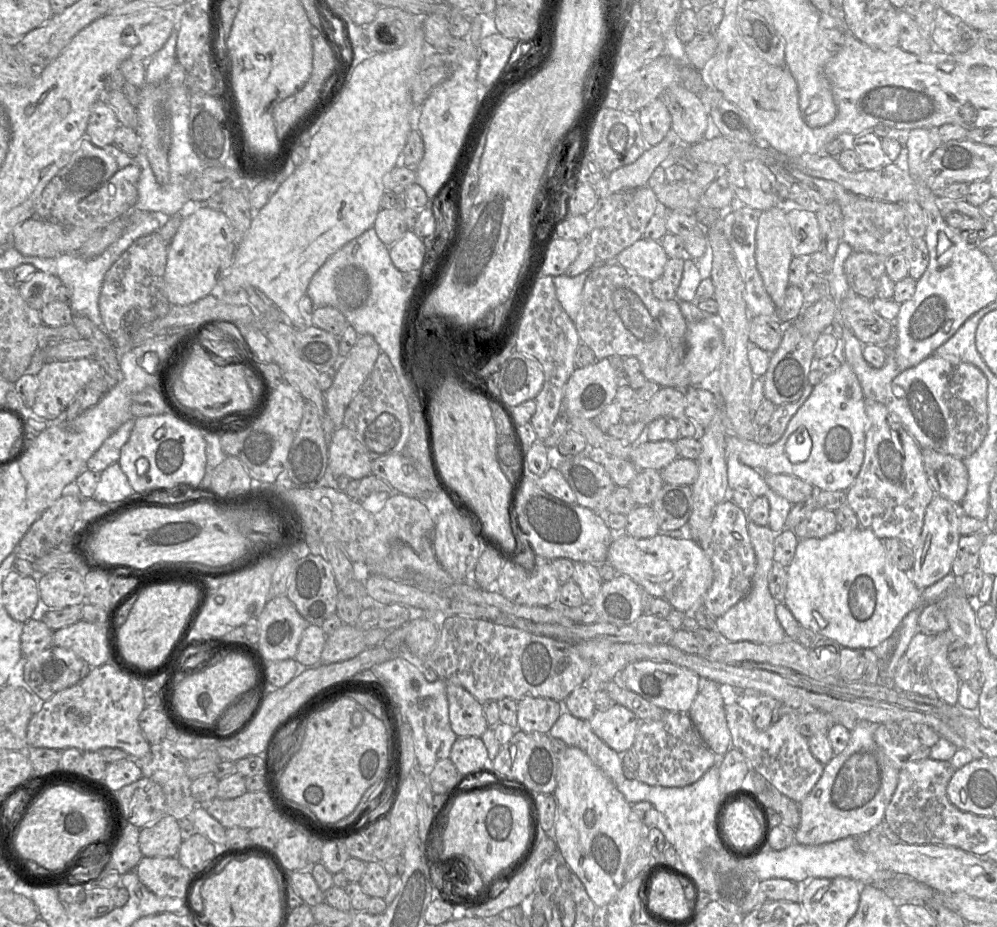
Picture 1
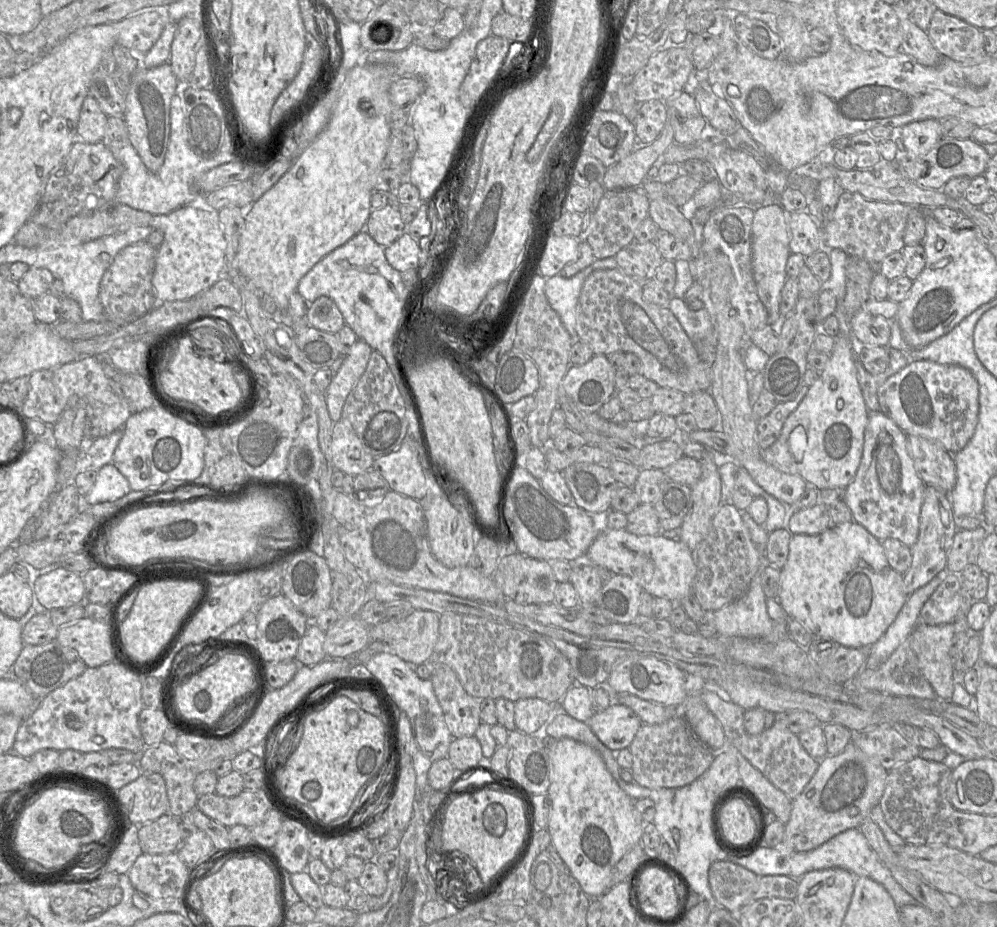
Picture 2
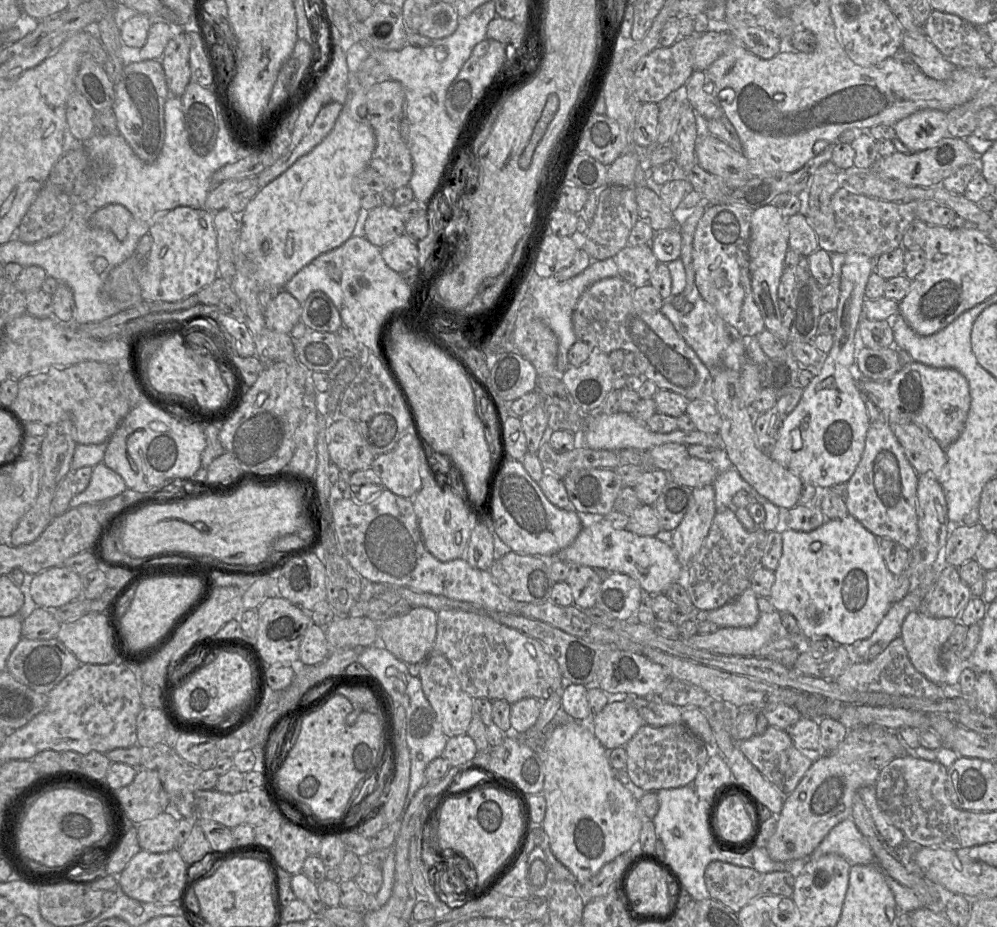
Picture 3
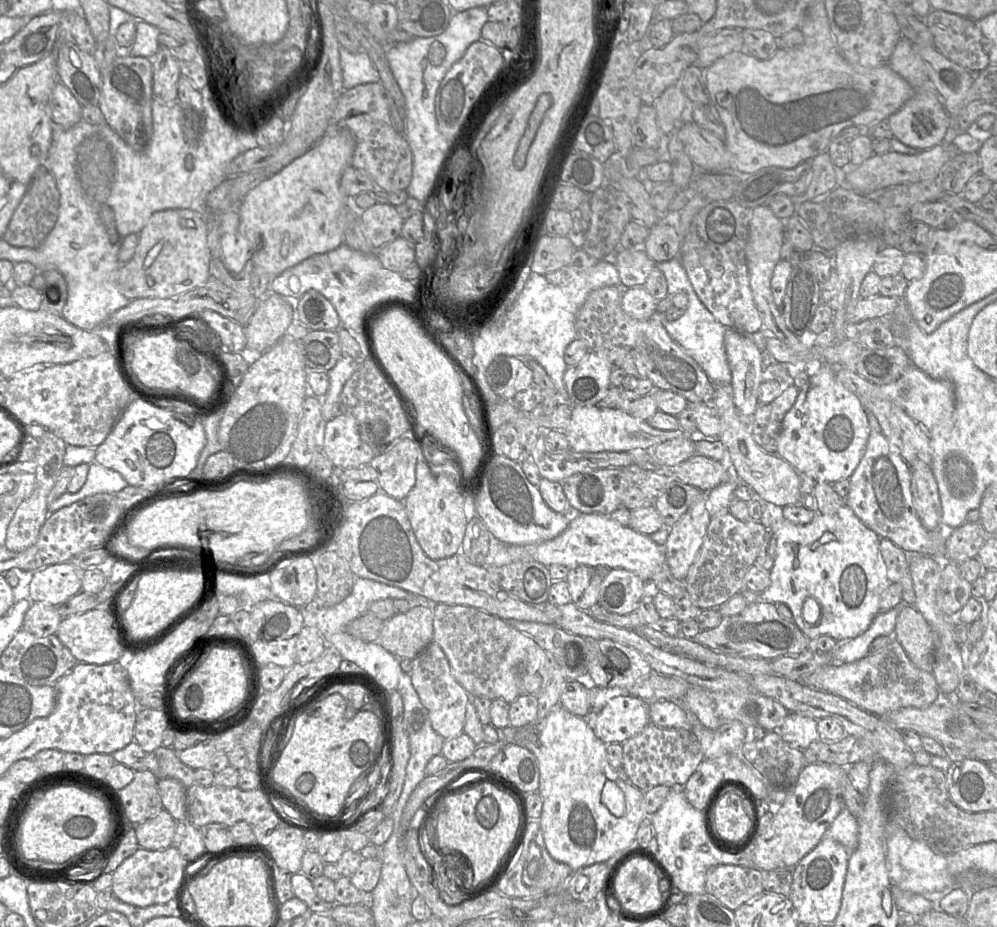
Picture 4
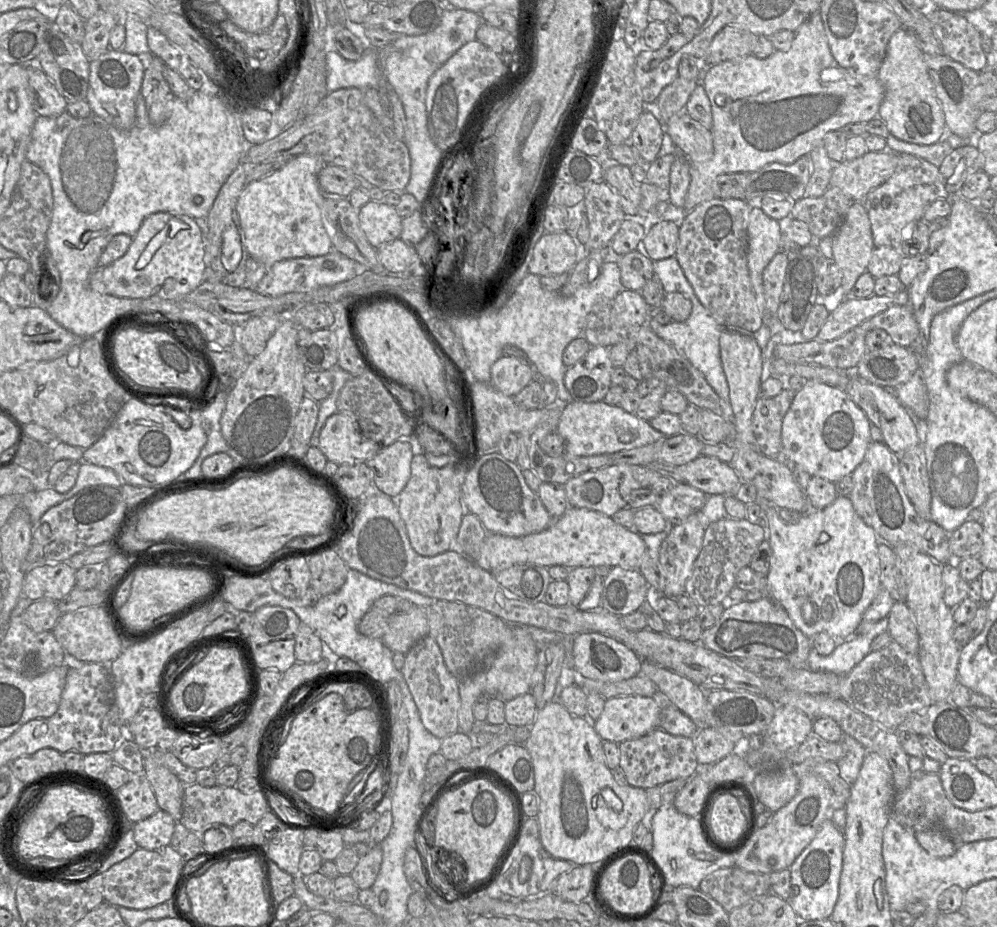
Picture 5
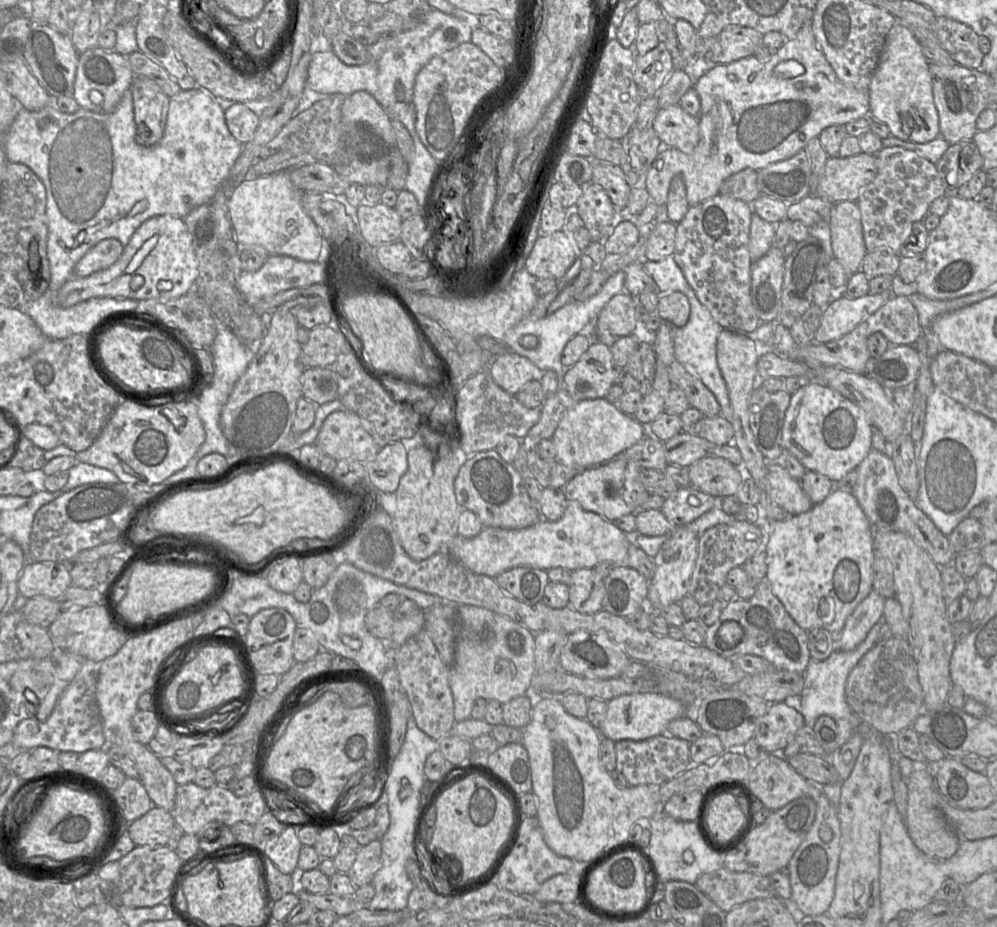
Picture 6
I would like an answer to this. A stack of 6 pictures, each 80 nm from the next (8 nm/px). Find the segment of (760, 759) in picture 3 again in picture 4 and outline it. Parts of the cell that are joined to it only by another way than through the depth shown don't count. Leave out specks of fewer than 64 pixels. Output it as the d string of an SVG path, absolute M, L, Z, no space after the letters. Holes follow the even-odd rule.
M766 731L761 740L744 743L740 748L740 756L751 764L751 769L765 782L770 789L792 789L806 764L804 750L785 742L774 731Z

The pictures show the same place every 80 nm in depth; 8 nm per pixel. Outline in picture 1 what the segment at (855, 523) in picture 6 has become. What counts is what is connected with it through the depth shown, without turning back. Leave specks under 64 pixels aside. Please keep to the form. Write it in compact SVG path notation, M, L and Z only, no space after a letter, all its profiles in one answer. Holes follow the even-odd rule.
M859 527L854 530L838 528L835 532L822 538L799 539L792 562L787 567L788 581L783 603L789 608L800 625L810 628L821 637L830 638L840 646L850 649L874 649L895 633L905 616L916 608L922 608L925 604L921 590L912 582L910 574L899 570L890 560L883 540L879 539L870 529Z

